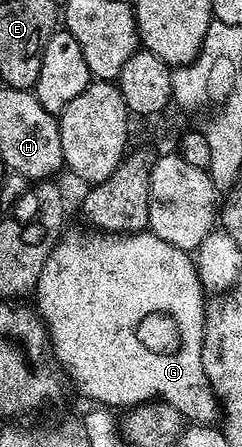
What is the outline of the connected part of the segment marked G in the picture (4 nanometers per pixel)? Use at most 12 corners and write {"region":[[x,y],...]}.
{"region":[[152,232],[62,235],[35,289],[97,406],[212,425],[207,292]]}

